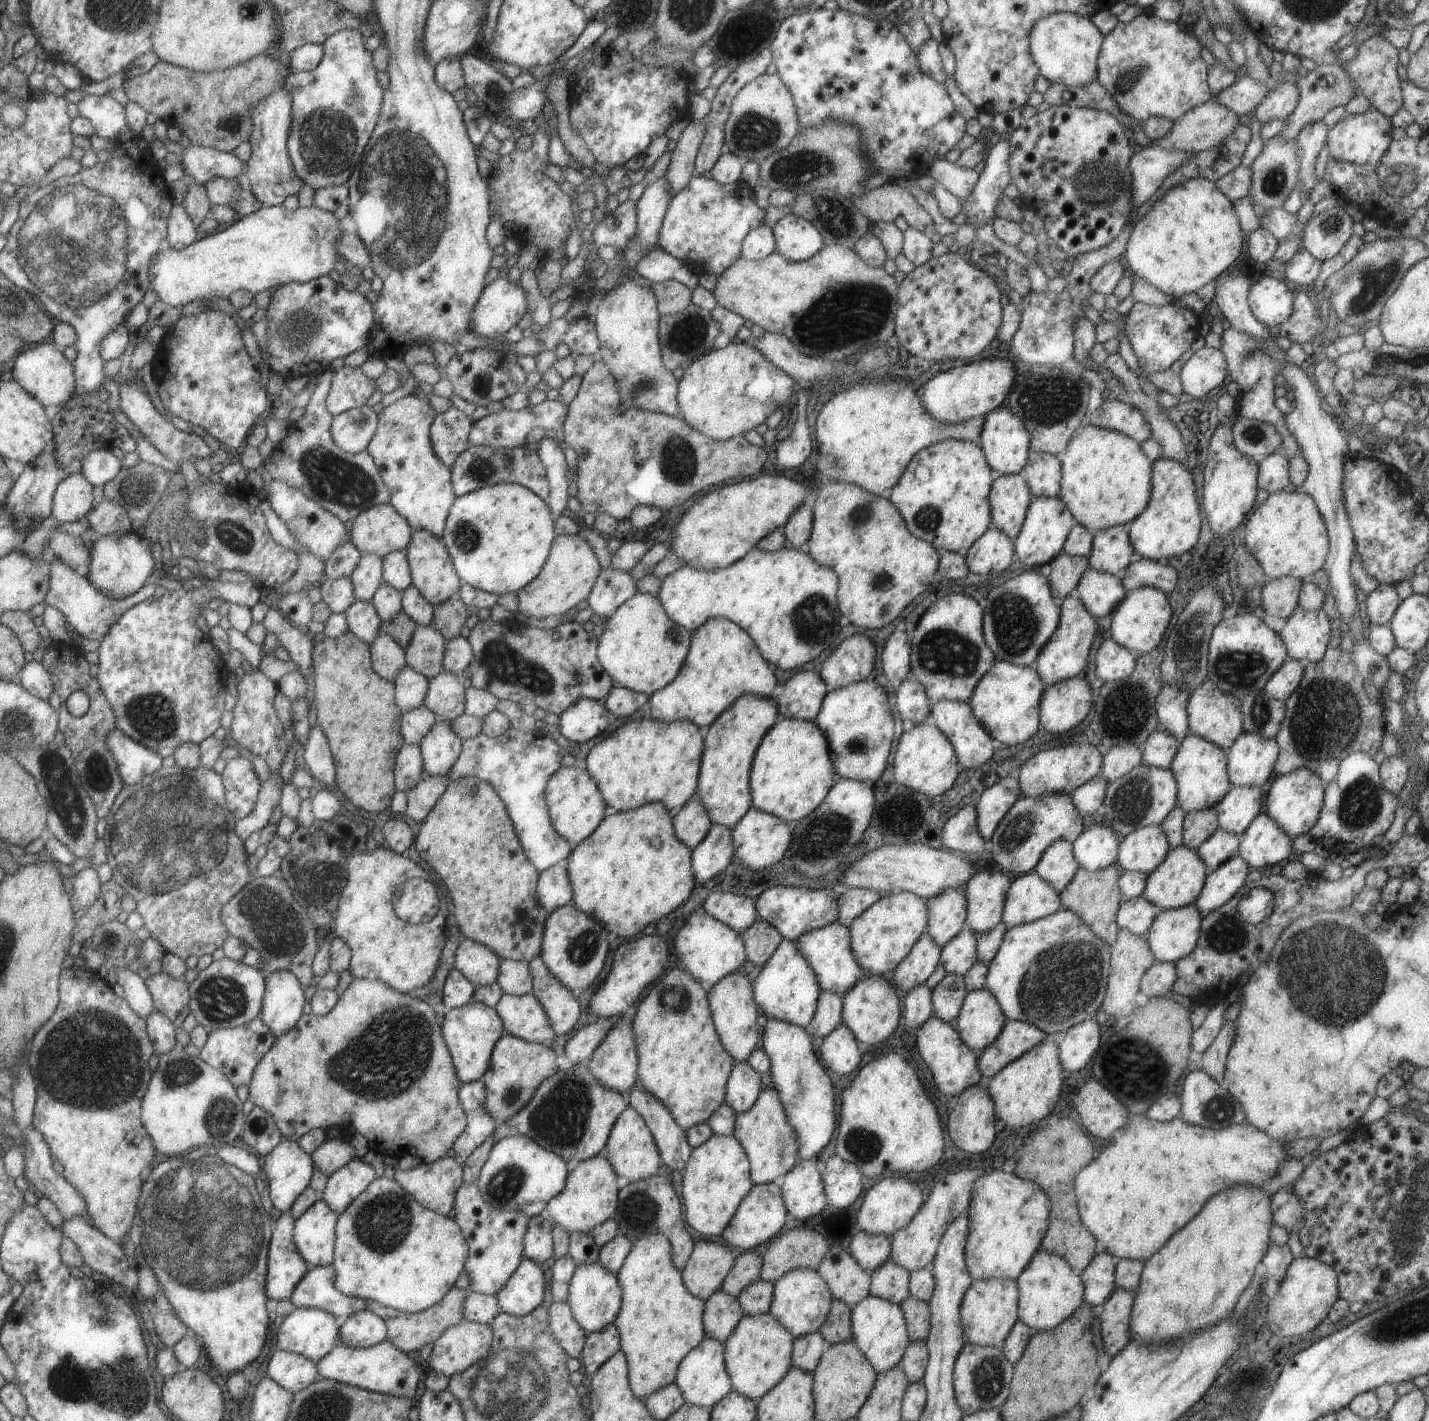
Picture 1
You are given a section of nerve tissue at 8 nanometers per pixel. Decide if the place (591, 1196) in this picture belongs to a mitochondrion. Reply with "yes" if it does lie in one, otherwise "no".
no

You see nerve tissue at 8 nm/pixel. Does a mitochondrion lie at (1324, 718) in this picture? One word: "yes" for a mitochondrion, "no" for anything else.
yes

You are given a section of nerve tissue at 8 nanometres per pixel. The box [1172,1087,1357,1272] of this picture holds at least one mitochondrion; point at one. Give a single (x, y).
(1218, 1110)

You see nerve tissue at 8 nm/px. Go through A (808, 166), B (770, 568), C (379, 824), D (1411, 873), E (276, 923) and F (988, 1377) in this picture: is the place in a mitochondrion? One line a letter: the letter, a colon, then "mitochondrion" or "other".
A: mitochondrion
B: other
C: other
D: other
E: mitochondrion
F: mitochondrion

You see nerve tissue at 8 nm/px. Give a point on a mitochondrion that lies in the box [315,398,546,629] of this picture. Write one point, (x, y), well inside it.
(466, 538)

